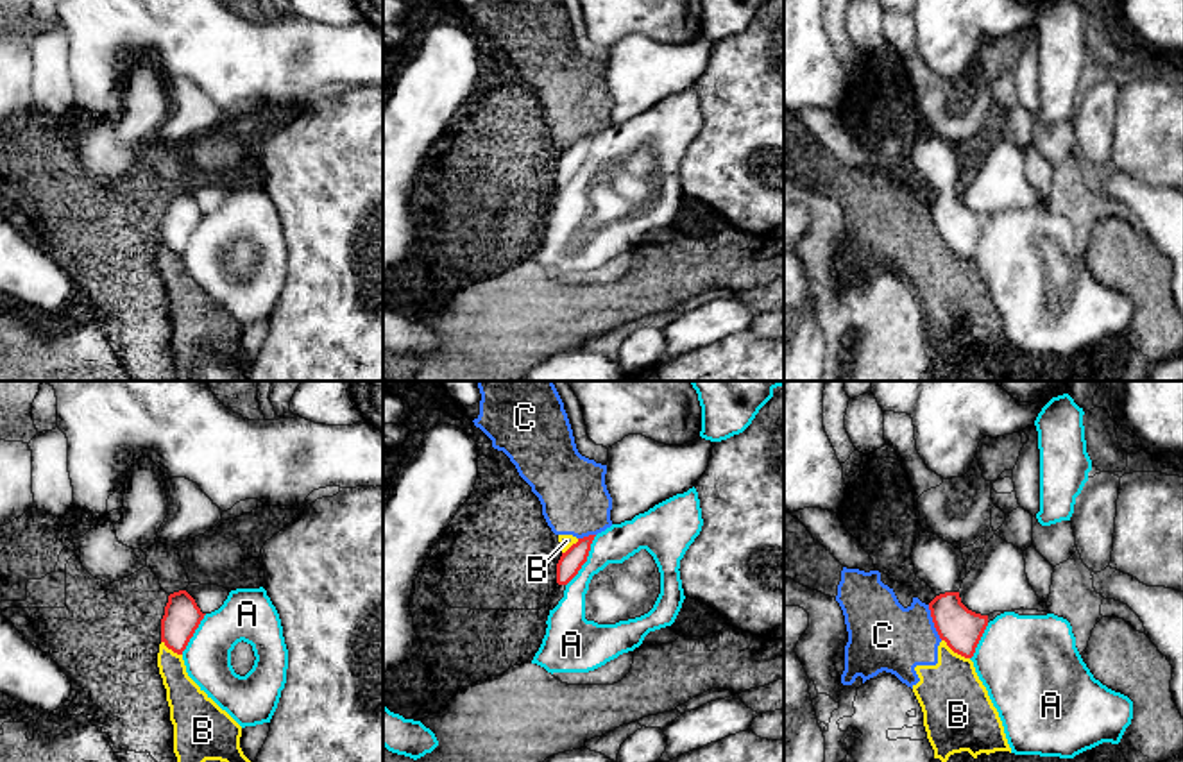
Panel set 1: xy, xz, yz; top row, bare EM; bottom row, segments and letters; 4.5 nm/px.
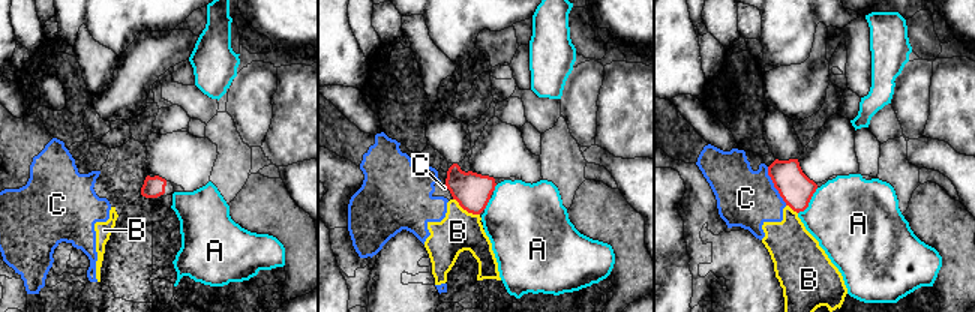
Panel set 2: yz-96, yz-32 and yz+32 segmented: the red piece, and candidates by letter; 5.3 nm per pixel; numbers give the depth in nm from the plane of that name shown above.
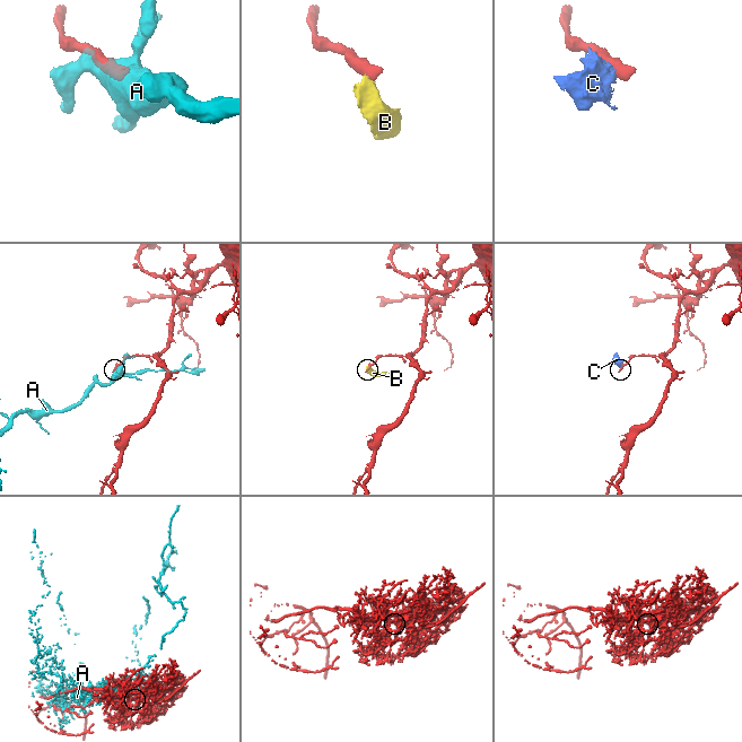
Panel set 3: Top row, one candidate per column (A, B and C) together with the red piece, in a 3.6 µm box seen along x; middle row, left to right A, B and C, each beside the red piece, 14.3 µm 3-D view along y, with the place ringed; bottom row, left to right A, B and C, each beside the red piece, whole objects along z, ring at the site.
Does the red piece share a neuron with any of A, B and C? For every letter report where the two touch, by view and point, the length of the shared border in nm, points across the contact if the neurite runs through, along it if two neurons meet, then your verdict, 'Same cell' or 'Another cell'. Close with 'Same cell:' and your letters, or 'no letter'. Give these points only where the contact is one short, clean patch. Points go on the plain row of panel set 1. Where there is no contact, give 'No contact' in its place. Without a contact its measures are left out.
A: Touches red at xz (586, 160). Shared border 280 nm. Another cell
B: Touches red at yz (956, 251). Shared border 160 nm. Boundary: yz (942, 238), (954, 251), (969, 258). Another cell
C: Touches red at yz (933, 220). Shared border 170 nm. Boundary: yz (927, 204), (933, 226), (942, 238). Another cell
Same cell: no letter

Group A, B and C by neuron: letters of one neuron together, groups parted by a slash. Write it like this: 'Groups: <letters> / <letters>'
Groups: A / B C

